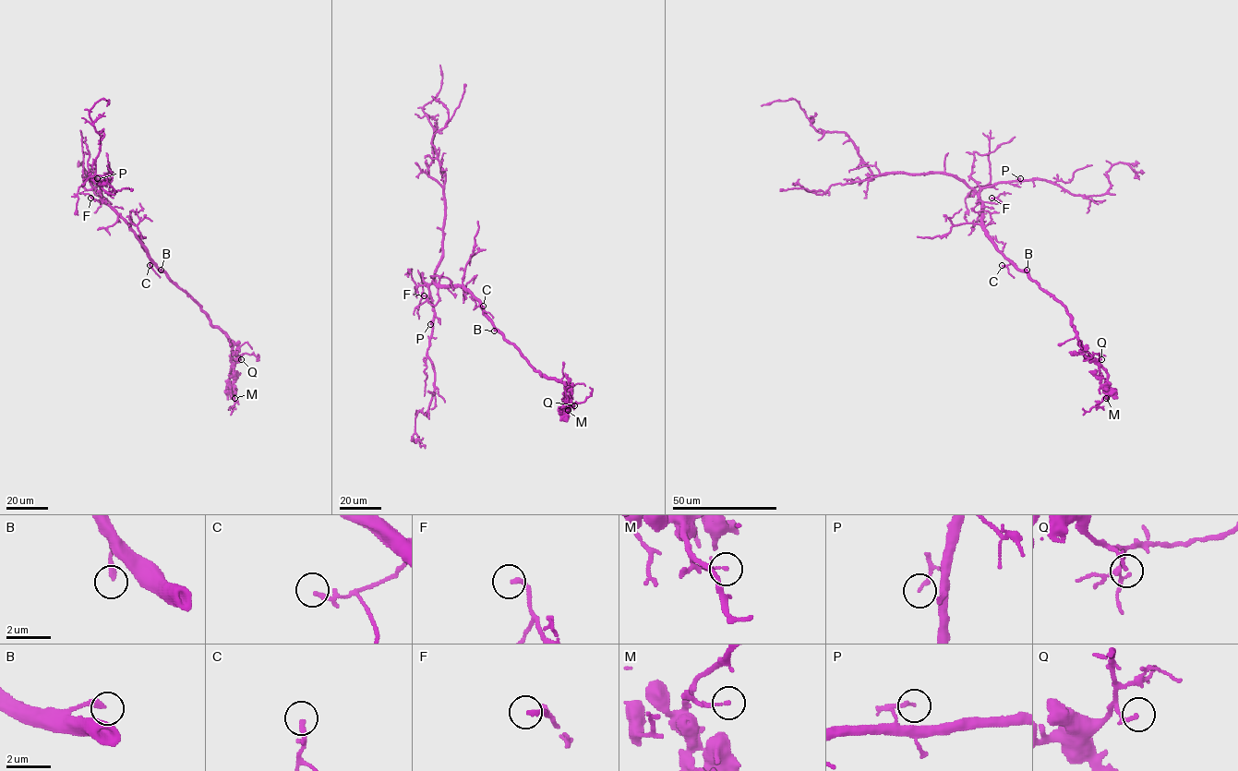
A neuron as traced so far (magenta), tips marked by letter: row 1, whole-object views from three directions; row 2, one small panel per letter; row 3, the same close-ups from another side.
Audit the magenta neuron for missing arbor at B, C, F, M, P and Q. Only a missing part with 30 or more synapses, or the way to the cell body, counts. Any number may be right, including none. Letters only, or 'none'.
B

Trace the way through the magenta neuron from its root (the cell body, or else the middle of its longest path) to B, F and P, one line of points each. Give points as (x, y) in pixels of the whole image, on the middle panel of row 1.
B: (448, 286), (463, 286), (474, 296), (492, 322), (494, 331)
F: (448, 286), (438, 288), (439, 299), (435, 306), (424, 295)
P: (448, 286), (435, 283), (428, 286), (434, 312), (430, 324)

